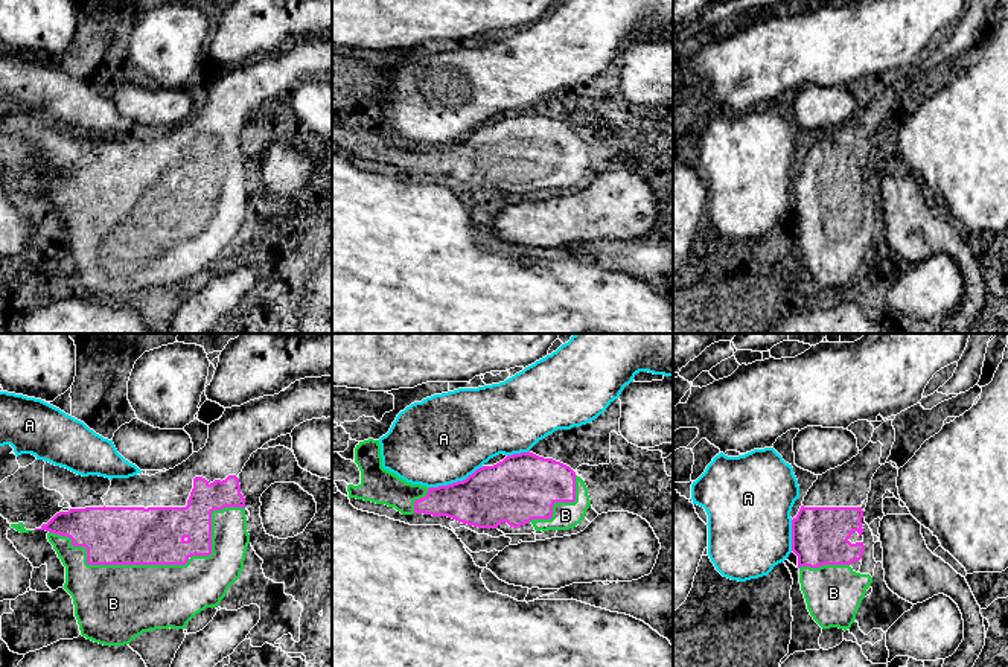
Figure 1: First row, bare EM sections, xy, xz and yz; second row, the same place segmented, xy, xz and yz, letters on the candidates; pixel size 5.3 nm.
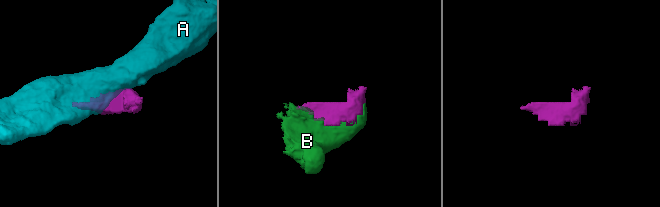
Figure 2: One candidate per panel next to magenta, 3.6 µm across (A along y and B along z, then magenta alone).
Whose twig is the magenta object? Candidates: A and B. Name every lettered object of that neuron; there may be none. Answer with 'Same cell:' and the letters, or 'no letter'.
Same cell: B

